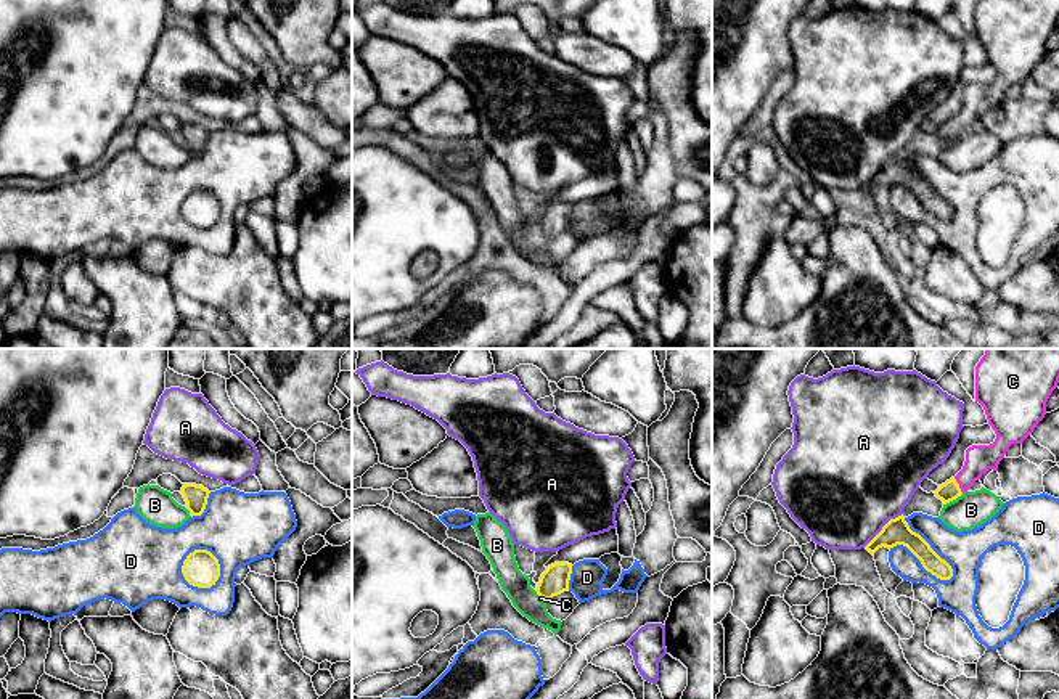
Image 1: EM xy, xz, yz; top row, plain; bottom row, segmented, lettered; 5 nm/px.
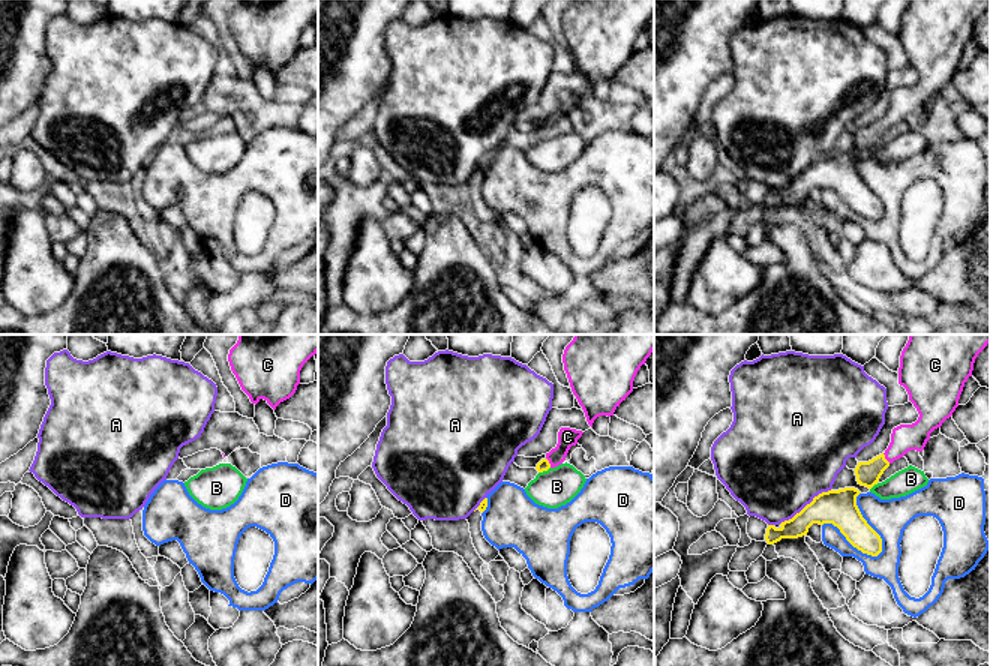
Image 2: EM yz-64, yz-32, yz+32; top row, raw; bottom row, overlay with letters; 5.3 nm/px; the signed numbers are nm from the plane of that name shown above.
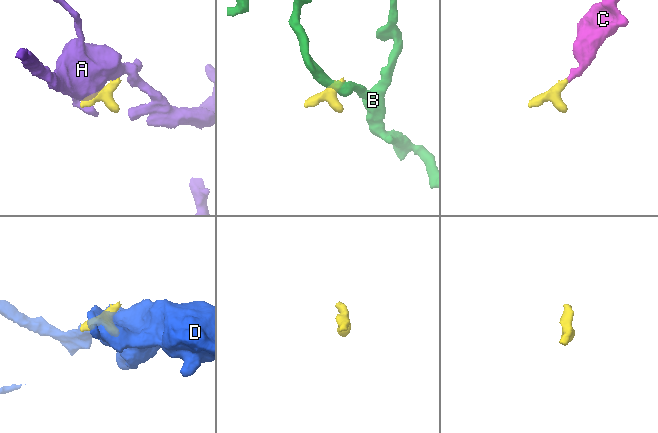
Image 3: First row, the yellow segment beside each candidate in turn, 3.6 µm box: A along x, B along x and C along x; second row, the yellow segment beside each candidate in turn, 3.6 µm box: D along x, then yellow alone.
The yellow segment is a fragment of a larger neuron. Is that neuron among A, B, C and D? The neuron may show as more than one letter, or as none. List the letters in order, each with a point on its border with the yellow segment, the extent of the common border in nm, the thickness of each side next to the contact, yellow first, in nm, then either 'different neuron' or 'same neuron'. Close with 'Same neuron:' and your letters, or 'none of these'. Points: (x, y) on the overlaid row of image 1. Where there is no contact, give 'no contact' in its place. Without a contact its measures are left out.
A: yz (883, 529) | 260 nm | 130/480 nm | different neuron
B: yz (953, 498) | 120 nm | 100/180 nm | different neuron
C: yz (958, 486) | 90 nm | 100/140 nm | same neuron
D: yz (931, 548) | 400 nm | 130/190 nm | different neuron
Same neuron: C

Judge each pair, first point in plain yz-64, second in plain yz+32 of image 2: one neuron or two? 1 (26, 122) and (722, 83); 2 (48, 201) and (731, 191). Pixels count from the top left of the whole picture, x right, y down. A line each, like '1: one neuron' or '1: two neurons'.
1: one neuron
2: two neurons

